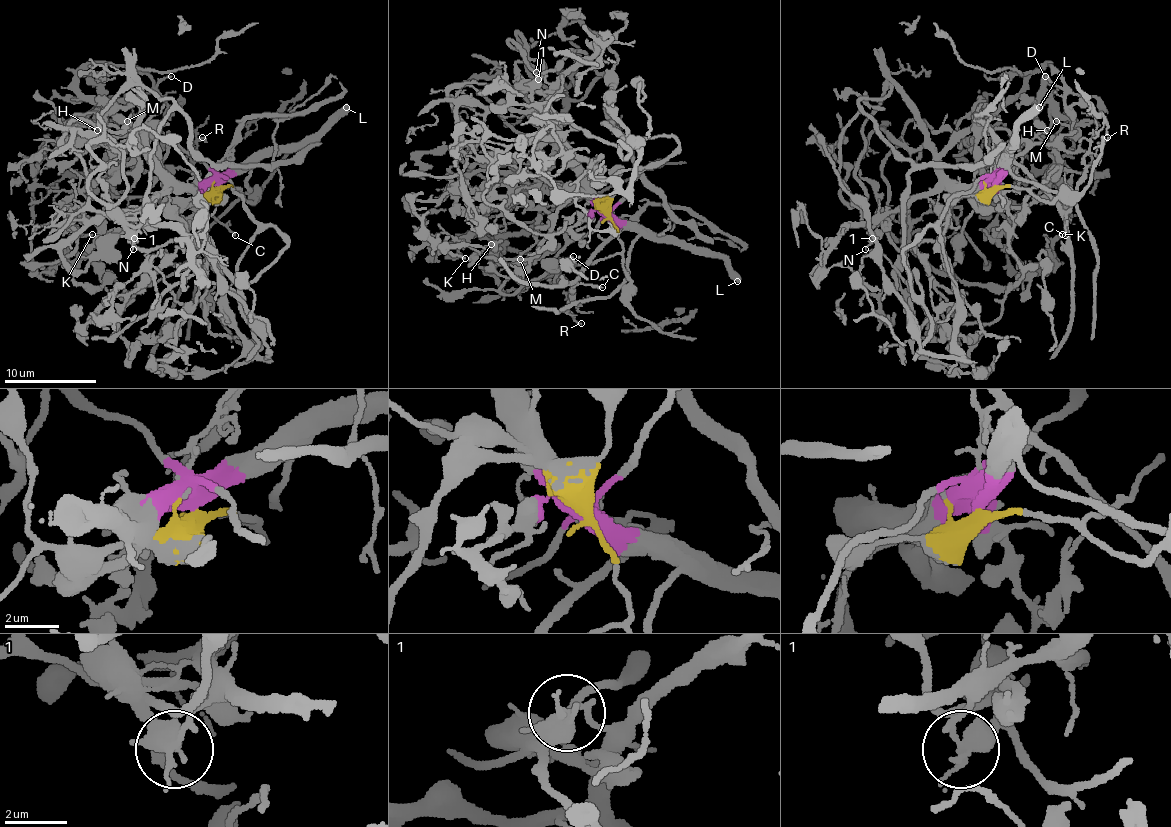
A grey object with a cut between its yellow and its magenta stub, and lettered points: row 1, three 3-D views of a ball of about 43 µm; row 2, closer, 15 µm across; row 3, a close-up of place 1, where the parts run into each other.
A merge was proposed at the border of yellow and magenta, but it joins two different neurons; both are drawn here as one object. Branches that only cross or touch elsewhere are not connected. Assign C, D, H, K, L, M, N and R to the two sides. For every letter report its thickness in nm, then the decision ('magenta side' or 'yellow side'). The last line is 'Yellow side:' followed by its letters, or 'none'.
C: 130 nm | yellow side
D: 130 nm | magenta side
H: 220 nm | magenta side
K: 170 nm | magenta side
L: 550 nm | magenta side
M: 180 nm | magenta side
N: 100 nm | magenta side
R: 120 nm | yellow side
Yellow side: C, R

